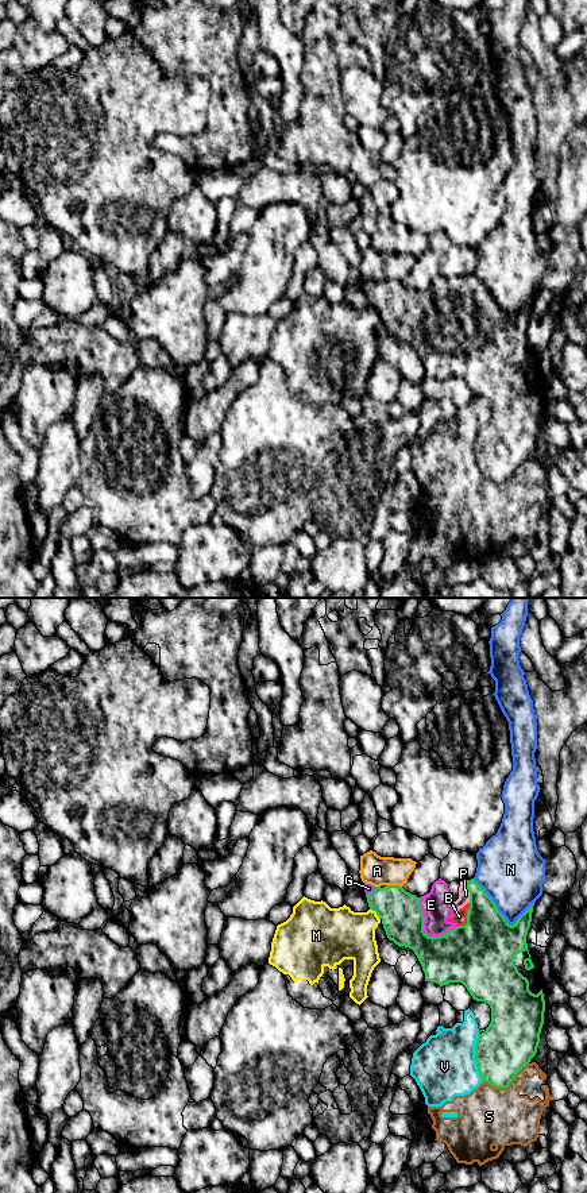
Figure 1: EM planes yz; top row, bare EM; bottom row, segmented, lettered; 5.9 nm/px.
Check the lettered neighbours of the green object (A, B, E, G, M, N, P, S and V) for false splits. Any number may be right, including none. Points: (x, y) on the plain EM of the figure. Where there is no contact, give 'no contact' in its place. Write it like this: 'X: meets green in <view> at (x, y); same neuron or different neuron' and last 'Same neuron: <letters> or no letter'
A: meets green in yz at (394, 281); different neuron
B: meets green in yz at (467, 312); same neuron
E: meets green in yz at (424, 327); same neuron
G: meets green in yz at (371, 288); same neuron
M: meets green in yz at (377, 309); different neuron
N: meets green in yz at (501, 309); different neuron
P: meets green in yz at (468, 286); same neuron
S: meets green in yz at (506, 482); different neuron
V: meets green in yz at (475, 452); different neuron
Same neuron: B, E, G, P

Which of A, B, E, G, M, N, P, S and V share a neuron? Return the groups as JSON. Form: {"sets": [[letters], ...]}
{"sets": [["A"], ["B", "E", "G", "P"], ["M"], ["N"], ["S", "V"]]}

